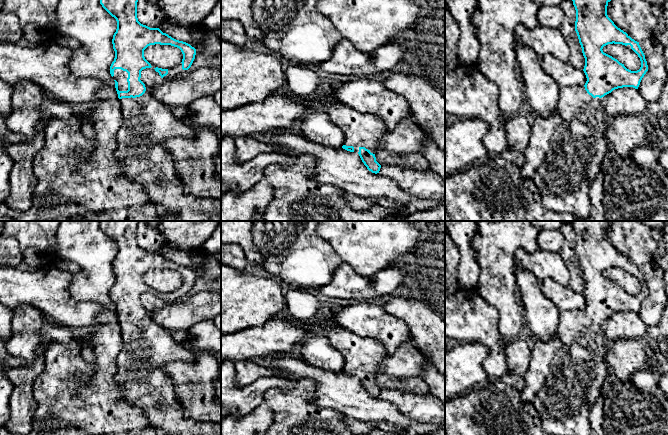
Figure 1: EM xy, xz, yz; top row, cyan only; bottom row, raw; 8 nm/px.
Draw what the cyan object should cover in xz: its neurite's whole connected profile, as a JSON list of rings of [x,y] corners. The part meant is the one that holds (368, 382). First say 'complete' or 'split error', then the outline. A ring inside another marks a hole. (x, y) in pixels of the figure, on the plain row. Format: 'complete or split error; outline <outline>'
split error; outline [[[336,327],[328,331],[326,337],[331,345],[344,357],[345,365],[343,373],[358,377],[362,386],[372,397],[379,397],[381,389],[376,385],[375,377],[380,374],[380,364],[387,354],[383,343],[375,338],[361,337],[342,327]]]

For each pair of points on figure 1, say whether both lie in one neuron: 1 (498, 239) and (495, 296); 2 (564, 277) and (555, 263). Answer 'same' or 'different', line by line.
1: same
2: same

